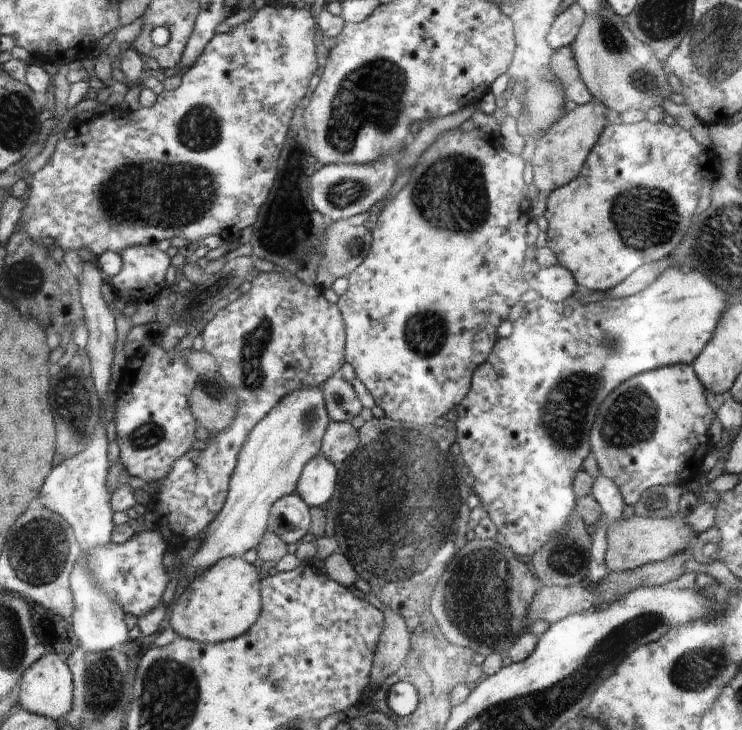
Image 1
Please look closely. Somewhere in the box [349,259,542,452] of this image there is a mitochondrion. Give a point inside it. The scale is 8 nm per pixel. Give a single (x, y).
(425, 332)

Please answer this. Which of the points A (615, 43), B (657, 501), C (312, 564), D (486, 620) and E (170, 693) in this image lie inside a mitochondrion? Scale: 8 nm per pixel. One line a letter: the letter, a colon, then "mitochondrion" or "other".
A: mitochondrion
B: mitochondrion
C: other
D: mitochondrion
E: mitochondrion

